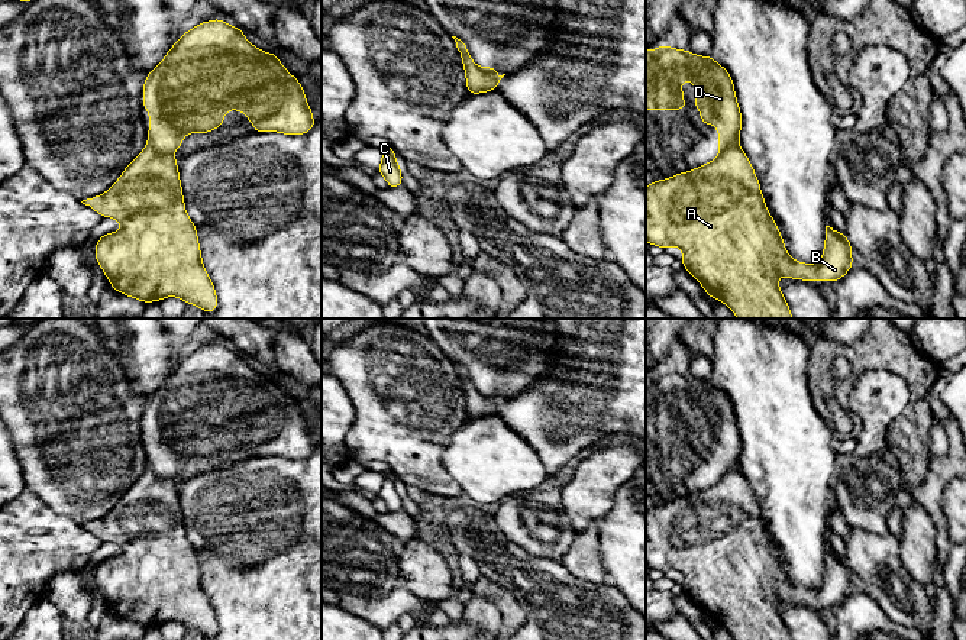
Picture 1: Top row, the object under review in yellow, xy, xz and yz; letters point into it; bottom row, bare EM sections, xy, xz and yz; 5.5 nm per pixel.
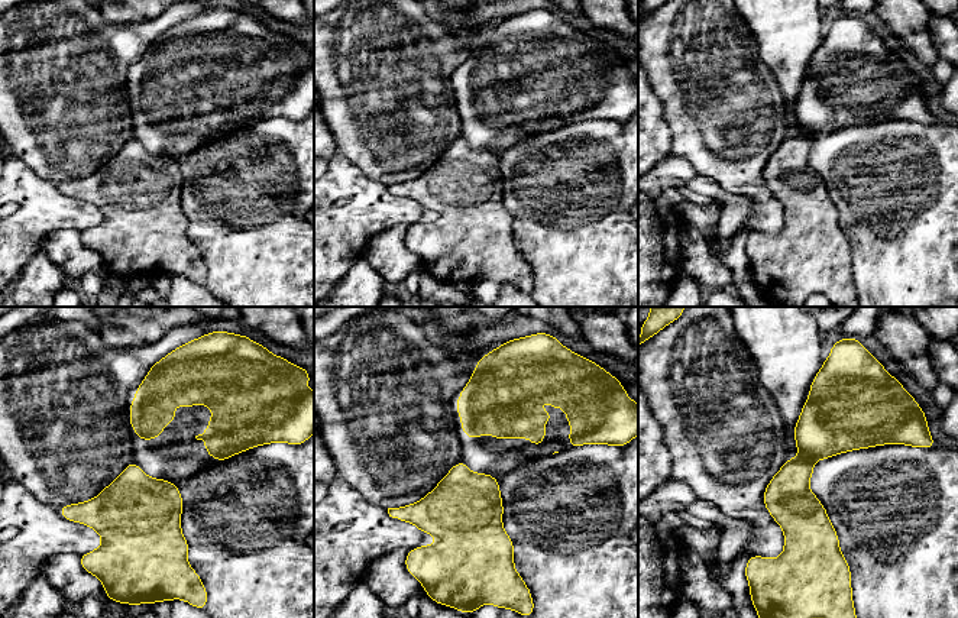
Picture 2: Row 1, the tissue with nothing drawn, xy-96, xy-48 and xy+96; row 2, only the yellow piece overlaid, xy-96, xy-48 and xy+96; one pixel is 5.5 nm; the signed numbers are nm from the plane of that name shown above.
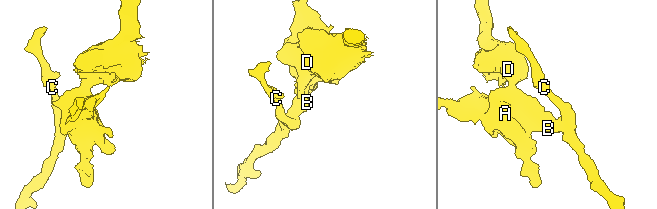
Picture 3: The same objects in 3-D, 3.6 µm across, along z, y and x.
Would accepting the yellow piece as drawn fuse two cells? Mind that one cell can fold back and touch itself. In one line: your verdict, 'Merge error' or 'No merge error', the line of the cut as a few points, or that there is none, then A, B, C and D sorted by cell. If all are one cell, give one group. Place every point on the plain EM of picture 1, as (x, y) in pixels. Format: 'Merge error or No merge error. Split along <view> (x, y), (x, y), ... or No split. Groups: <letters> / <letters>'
Merge error. Split along xy (148, 468), (158, 477), (171, 480). Groups: A B C / D

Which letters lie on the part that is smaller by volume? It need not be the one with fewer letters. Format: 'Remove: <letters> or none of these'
Remove: D

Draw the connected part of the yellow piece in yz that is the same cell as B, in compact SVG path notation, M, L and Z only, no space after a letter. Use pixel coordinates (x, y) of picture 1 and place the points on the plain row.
M739 469L689 497L646 511L646 566L662 573L681 572L684 594L700 605L705 618L723 626L736 640L792 640L778 610L779 599L837 607L854 589L847 560L830 550L826 550L818 588L804 588L788 579L776 546L766 533L759 502Z

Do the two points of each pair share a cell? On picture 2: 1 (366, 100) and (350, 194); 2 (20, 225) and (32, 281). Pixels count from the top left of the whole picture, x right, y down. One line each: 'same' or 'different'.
1: different
2: different

